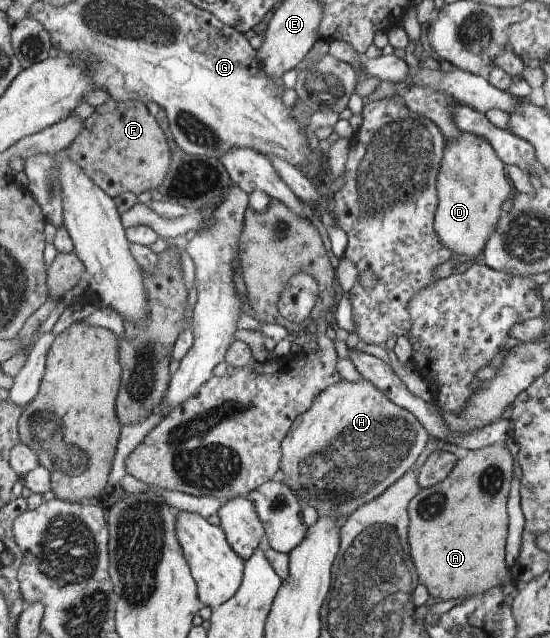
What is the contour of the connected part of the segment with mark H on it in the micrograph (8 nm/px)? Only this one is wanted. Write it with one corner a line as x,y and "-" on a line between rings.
362,378
358,382
350,382
343,379
320,393
312,402
311,409
296,418
283,440
281,476
284,483
318,512
319,517
349,518
361,506
384,494
416,464
428,444
428,438
432,436
416,414
392,402
370,380

